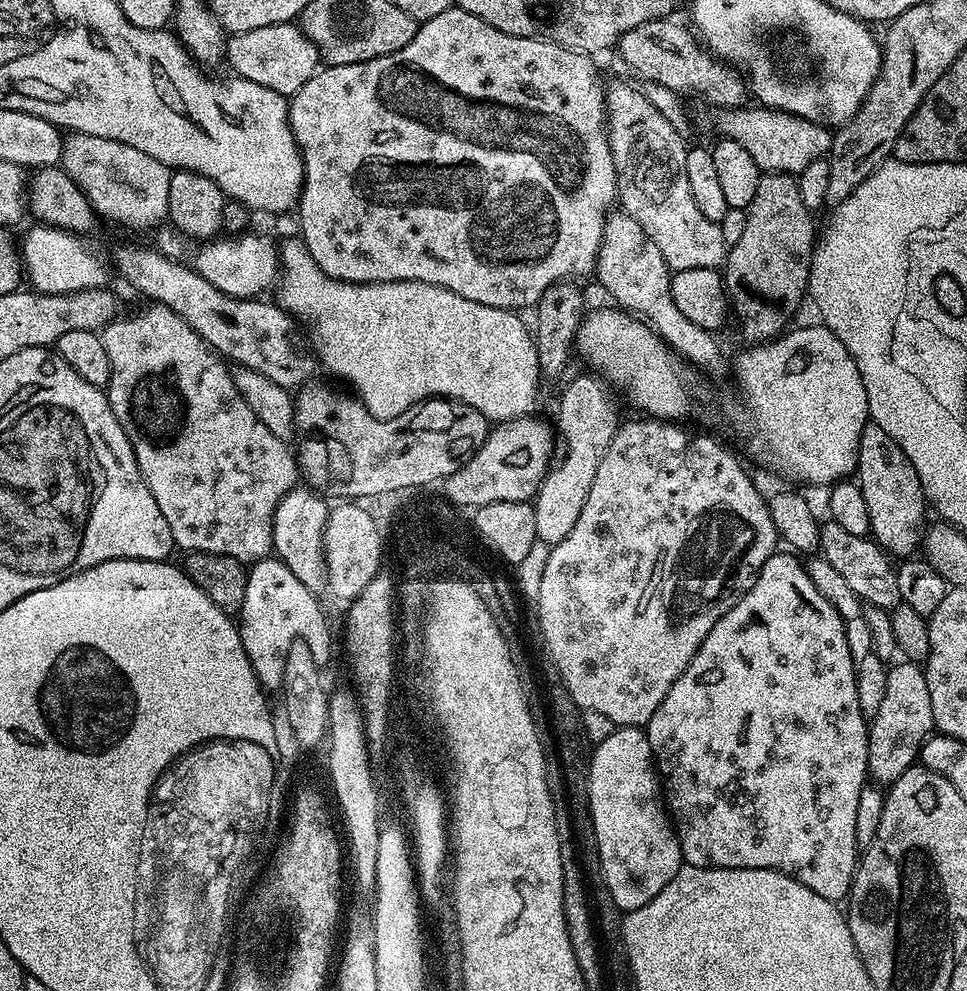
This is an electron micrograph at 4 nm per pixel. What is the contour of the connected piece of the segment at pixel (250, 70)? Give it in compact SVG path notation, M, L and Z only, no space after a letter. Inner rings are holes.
M295 23L275 24L274 26L258 26L258 30L246 30L229 35L226 40L226 64L233 68L235 75L242 80L258 82L258 86L266 86L266 90L274 90L286 98L291 98L296 91L318 71L321 63L320 54L314 42L306 38Z

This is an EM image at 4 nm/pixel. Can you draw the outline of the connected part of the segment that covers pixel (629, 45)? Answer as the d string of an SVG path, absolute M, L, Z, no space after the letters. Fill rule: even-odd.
M672 18L651 20L642 22L642 26L634 26L634 30L626 30L626 34L622 34L618 45L618 56L623 60L625 69L629 73L637 72L641 81L661 83L662 86L669 87L670 90L679 94L693 92L694 95L701 96L706 103L714 104L718 110L745 107L750 100L749 93L746 91L745 77L737 69L725 64L723 60L716 59L687 27L684 29L674 21L675 19Z

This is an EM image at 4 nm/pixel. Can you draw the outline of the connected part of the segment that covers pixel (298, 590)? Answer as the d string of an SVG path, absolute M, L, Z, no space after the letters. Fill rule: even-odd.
M265 558L257 560L248 568L248 581L246 582L246 598L242 602L242 610L238 613L238 627L242 646L246 650L246 658L250 658L250 666L254 670L256 680L265 690L283 689L284 671L286 670L286 654L296 640L301 640L310 646L310 654L314 654L314 662L328 666L332 660L332 628L320 609L317 593L310 591L287 566L278 558Z

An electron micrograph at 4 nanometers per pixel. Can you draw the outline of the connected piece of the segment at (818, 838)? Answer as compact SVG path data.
M788 550L773 552L772 557L762 566L762 570L753 580L751 588L737 600L734 607L725 616L718 618L714 630L710 630L710 634L706 634L706 638L702 642L702 646L694 654L690 666L686 666L686 670L678 678L678 682L674 682L674 686L670 686L670 694L666 694L666 698L662 698L658 710L654 710L650 722L646 725L646 731L650 742L650 750L652 751L652 759L656 762L656 770L662 785L662 795L670 813L670 819L676 829L676 837L680 839L680 854L684 864L693 864L699 868L769 868L802 882L802 886L814 890L814 894L822 894L822 898L840 902L852 891L852 878L856 875L856 865L858 863L858 849L854 838L854 821L858 819L858 794L862 794L865 781L869 779L868 724L862 710L858 710L858 690L854 678L854 662L850 658L850 646L844 633L844 619L838 614L838 610L834 610L834 606L830 606L830 602L826 602L826 598L822 598L822 594L818 594L818 586L814 586L814 582L810 582L807 567L802 563L802 560L800 564L800 560L799 555Z

